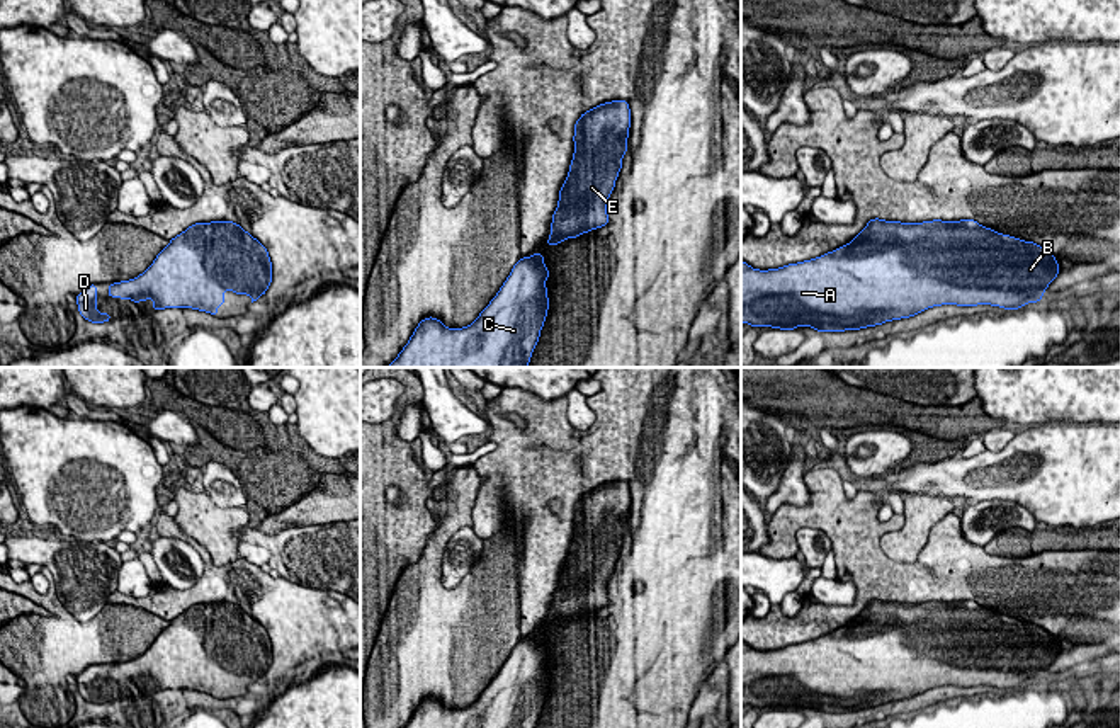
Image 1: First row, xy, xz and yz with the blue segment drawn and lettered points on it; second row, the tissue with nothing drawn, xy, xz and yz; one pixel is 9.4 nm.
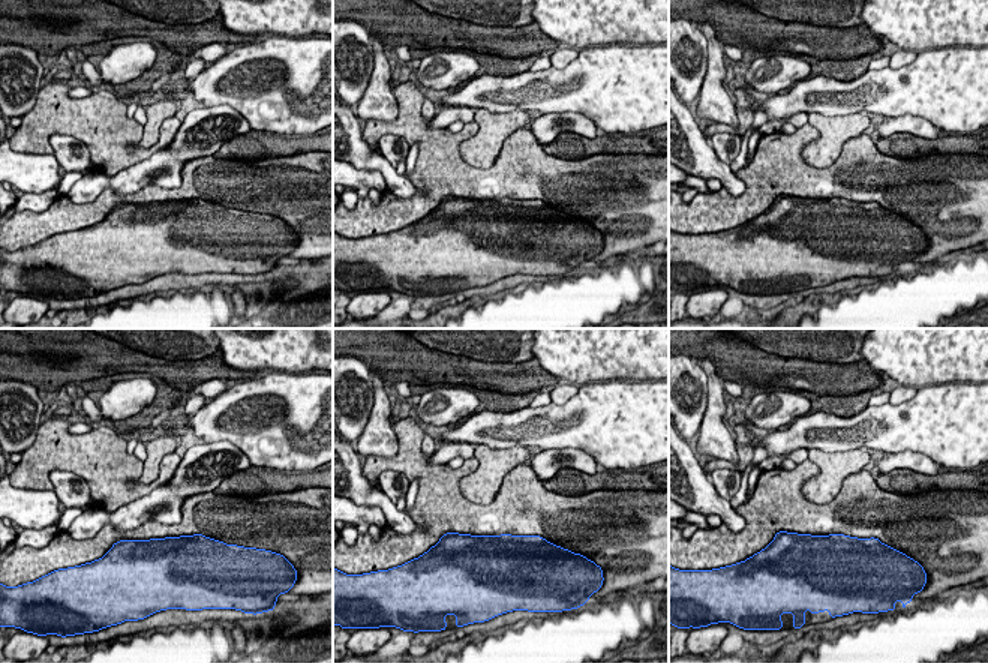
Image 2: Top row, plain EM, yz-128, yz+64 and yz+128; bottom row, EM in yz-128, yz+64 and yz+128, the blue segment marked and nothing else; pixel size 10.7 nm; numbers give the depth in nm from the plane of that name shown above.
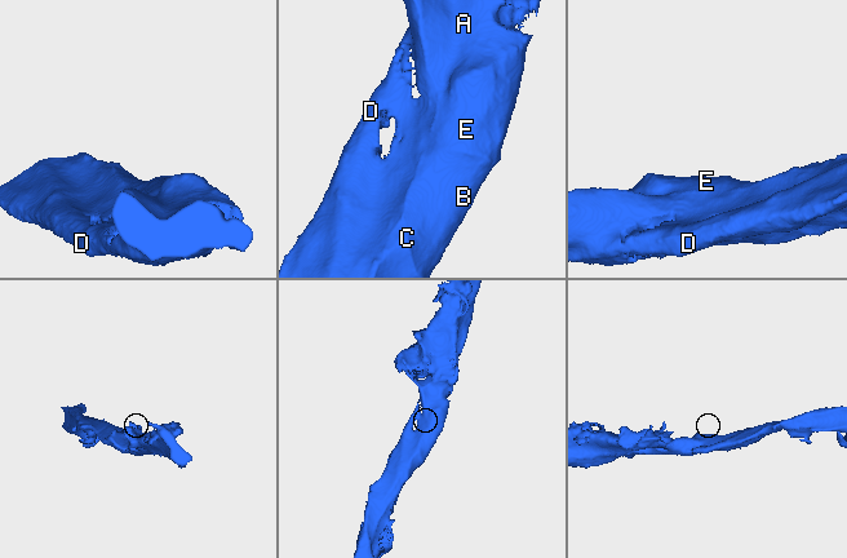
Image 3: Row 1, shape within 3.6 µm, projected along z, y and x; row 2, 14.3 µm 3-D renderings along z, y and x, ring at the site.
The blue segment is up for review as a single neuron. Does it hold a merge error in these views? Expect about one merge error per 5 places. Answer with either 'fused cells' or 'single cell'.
single cell

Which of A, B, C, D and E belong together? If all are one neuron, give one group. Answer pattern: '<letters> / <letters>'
A B C D E

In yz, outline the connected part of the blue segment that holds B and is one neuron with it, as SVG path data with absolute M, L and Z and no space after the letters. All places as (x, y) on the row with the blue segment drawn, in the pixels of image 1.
M874 218L846 245L821 257L760 270L741 260L741 323L795 330L811 327L817 332L845 332L909 318L942 304L991 304L1018 310L1037 303L1057 277L1059 264L1044 247L998 233L976 219L901 223Z

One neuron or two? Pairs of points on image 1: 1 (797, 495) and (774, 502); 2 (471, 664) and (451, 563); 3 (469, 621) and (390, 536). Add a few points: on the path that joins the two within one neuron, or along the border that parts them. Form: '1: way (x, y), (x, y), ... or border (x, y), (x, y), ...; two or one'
1: way (792, 495), (779, 497); one
2: border (481, 555), (454, 587), (442, 585); two
3: border (437, 528), (424, 551), (405, 568), (391, 594); two

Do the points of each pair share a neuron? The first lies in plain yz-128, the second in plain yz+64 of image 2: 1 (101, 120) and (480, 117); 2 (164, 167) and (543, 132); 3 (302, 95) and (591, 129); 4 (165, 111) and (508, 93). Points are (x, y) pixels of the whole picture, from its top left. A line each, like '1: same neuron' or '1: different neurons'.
1: different neurons
2: same neuron
3: different neurons
4: different neurons

